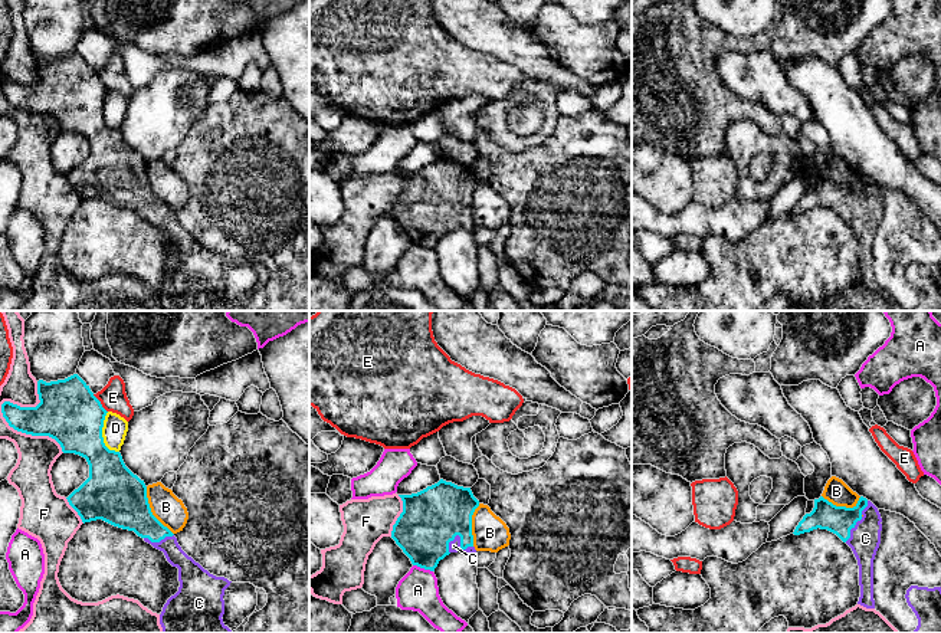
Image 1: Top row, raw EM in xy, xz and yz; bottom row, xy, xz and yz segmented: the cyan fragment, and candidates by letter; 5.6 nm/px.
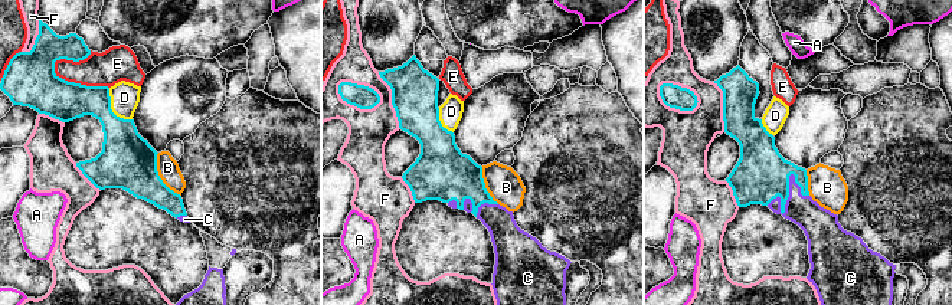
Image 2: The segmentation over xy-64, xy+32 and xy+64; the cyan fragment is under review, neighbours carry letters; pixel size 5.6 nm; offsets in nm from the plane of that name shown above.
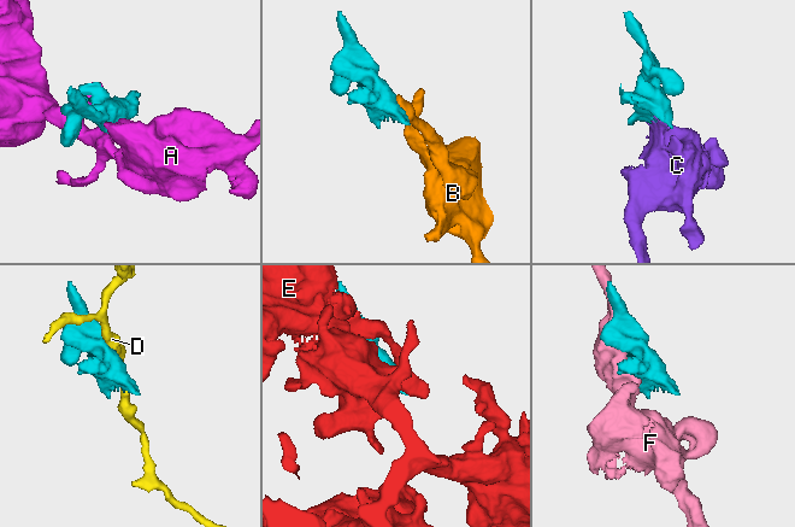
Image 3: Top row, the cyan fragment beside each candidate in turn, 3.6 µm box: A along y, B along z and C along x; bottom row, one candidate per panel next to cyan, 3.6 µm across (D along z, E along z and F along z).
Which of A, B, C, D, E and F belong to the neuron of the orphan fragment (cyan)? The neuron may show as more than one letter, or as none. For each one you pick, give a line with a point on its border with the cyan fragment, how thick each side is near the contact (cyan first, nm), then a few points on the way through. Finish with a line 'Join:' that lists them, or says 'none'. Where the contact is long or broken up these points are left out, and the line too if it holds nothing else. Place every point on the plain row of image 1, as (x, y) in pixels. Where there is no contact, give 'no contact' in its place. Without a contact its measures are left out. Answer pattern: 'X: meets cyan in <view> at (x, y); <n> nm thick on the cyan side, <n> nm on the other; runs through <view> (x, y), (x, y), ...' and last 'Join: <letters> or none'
C: meets cyan in xz at (461, 220); 320 nm thick on the cyan side, 60 nm on the other
Join: C

